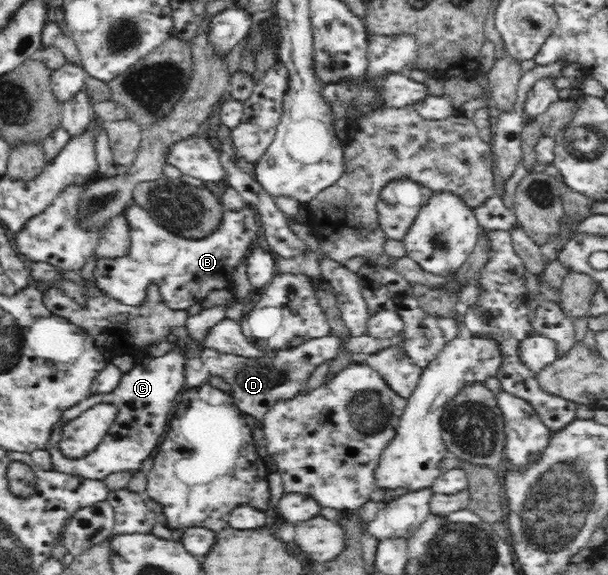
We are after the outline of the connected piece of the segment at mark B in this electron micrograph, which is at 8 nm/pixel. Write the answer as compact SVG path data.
M131 203L124 211L130 227L129 245L127 253L117 259L97 259L97 265L93 271L92 283L108 300L117 301L119 304L130 307L142 307L148 302L146 299L146 289L149 284L157 284L162 292L163 304L173 311L186 311L196 302L203 301L211 291L219 289L233 290L233 277L235 269L245 263L245 259L251 255L253 243L263 237L262 226L258 219L256 210L245 204L240 210L224 210L221 215L219 227L202 239L189 239L169 232L149 214L149 211Z

